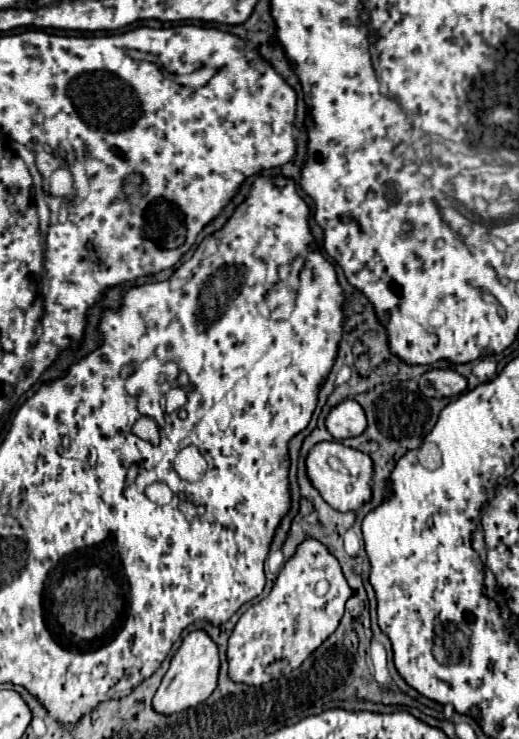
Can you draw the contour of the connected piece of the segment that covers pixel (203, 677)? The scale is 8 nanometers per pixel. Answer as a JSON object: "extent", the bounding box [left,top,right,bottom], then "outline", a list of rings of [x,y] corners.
{"extent":[153,630,219,714],"outline":[[[193,630],[189,632],[179,650],[175,652],[175,656],[171,658],[171,666],[163,676],[163,682],[153,698],[155,710],[163,712],[163,714],[171,714],[171,712],[181,712],[187,710],[203,700],[207,700],[211,696],[211,692],[217,688],[217,676],[219,676],[219,650],[217,644],[211,640],[211,636],[205,630]]]}

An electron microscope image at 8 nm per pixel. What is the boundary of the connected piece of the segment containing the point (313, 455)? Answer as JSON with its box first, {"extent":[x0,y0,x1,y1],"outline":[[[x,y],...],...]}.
{"extent":[305,440,373,512],"outline":[[[333,440],[333,442],[315,444],[307,454],[305,470],[313,488],[321,494],[321,498],[339,512],[357,510],[371,496],[371,486],[369,486],[371,472],[373,472],[371,458],[355,448],[343,446],[341,442]]]}

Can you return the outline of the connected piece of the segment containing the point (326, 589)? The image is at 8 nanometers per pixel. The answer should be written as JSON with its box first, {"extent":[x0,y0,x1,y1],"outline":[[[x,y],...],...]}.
{"extent":[227,538,351,686],"outline":[[[305,538],[285,562],[269,596],[247,608],[235,624],[227,646],[231,680],[259,686],[299,668],[335,632],[351,594],[337,558],[319,540]]]}

